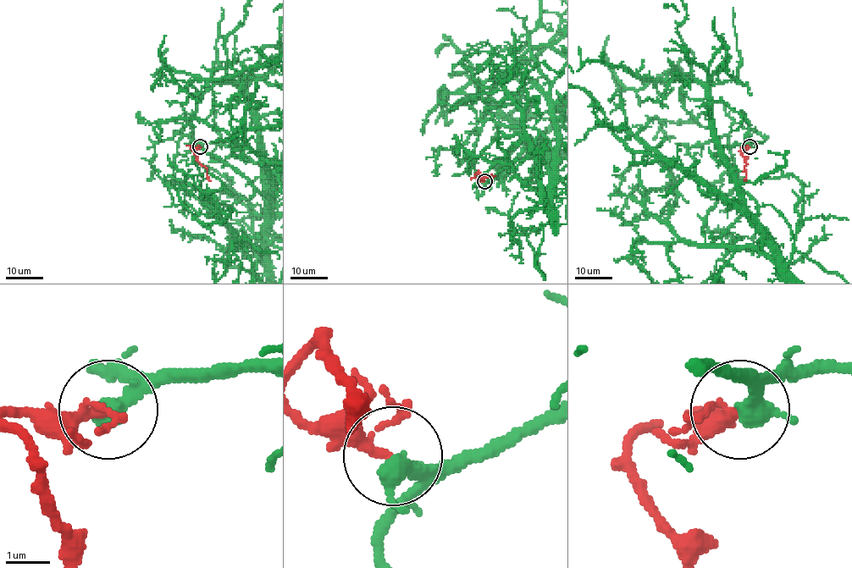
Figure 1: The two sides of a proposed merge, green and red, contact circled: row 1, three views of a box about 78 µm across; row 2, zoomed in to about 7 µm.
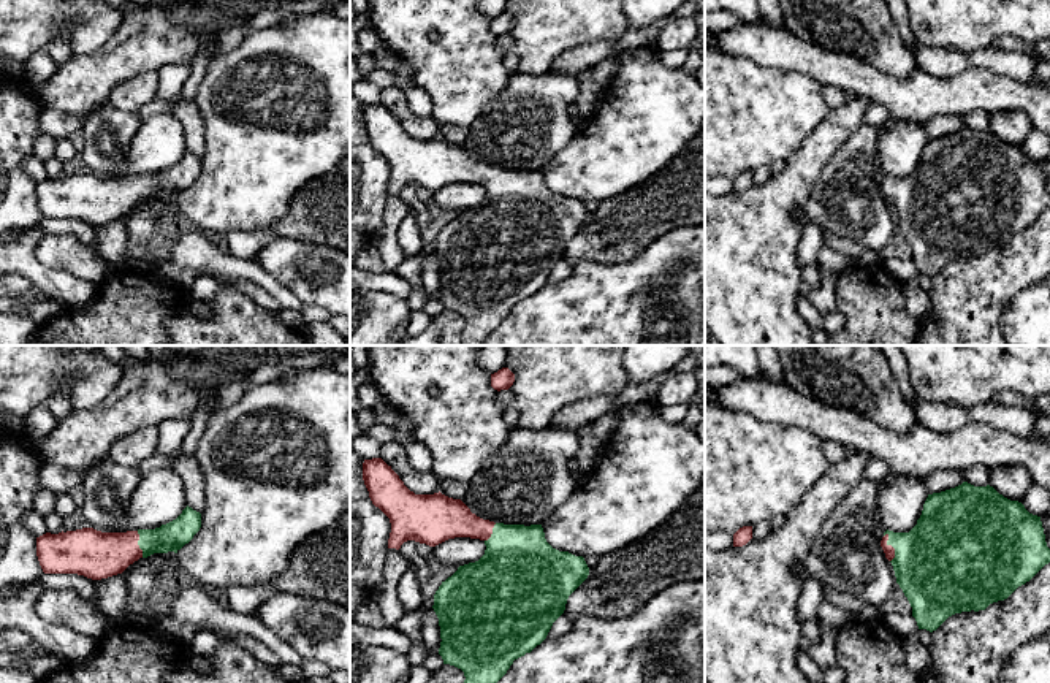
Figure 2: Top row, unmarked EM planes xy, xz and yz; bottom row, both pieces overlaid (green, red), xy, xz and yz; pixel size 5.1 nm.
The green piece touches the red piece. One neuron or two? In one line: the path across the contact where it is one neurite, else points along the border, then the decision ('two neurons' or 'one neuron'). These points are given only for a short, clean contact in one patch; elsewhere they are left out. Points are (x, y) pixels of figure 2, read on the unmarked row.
runs through yz (938, 208), (892, 190), (889, 195); one neuron

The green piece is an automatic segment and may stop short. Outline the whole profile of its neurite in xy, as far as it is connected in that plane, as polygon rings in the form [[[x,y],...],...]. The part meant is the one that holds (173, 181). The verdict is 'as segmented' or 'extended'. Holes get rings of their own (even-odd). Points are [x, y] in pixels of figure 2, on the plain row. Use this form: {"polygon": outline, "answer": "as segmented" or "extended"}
{"polygon": [[[185,152],[182,158],[155,174],[138,174],[127,177],[101,177],[93,173],[82,173],[59,179],[46,177],[36,182],[36,201],[44,219],[78,219],[92,225],[108,223],[122,219],[139,203],[154,198],[177,198],[201,173],[201,158]]], "answer": "extended"}

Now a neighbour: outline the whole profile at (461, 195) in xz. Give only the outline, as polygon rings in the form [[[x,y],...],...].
[[[455,182],[432,192],[432,201],[439,208],[459,212],[478,206],[485,200],[485,195],[485,185]]]

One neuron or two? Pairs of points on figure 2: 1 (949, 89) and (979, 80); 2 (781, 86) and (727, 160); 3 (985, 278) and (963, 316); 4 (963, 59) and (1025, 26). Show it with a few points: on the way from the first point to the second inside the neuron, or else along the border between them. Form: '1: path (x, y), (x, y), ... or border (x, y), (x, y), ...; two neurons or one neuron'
1: path (957, 89), (971, 87); one neuron
2: path (762, 105), (727, 141); one neuron
3: path (979, 287), (966, 306); one neuron
4: border (990, 46), (973, 51), (954, 51); two neurons

